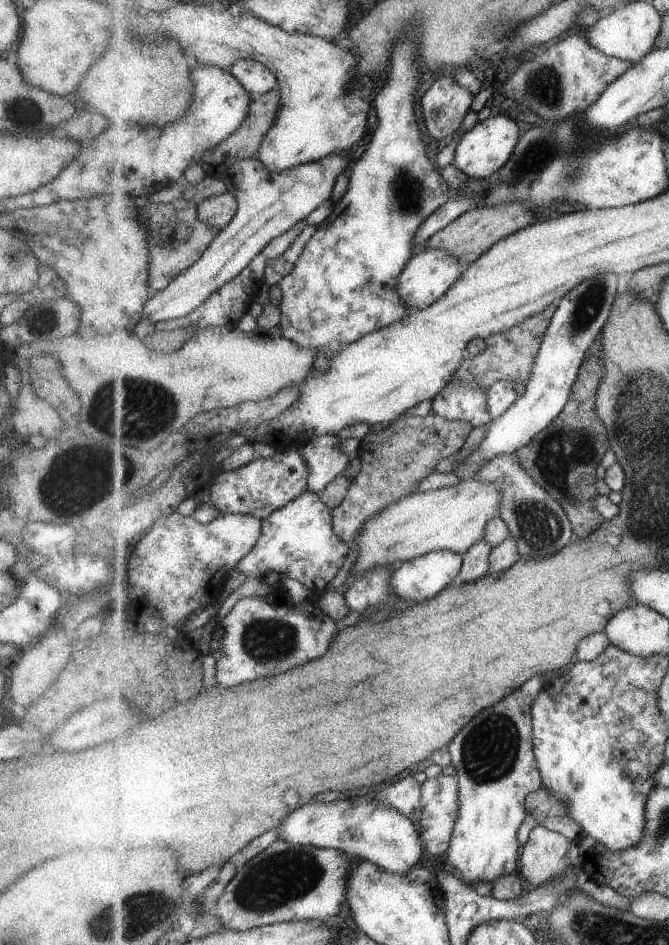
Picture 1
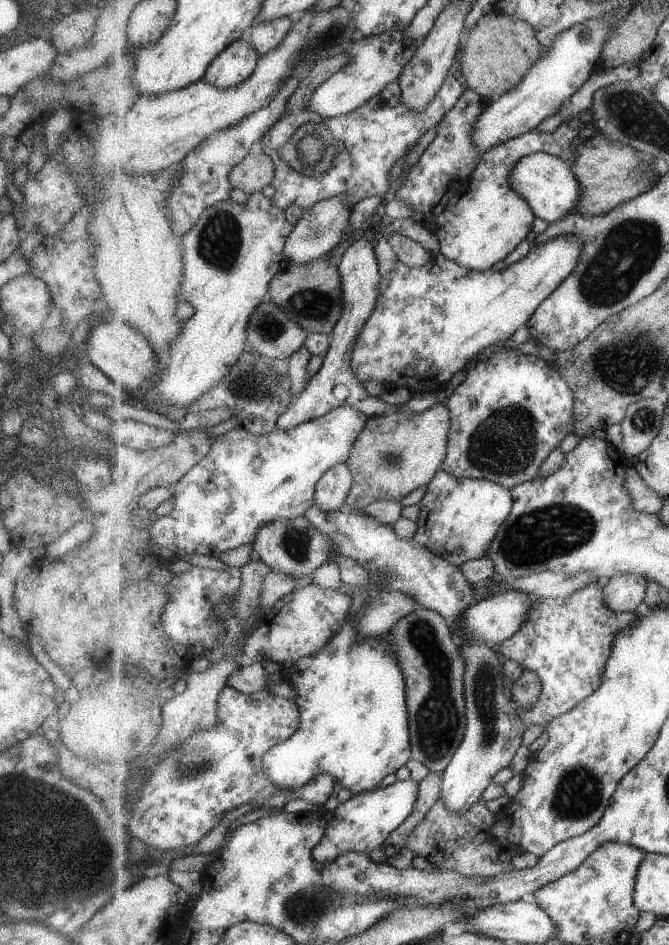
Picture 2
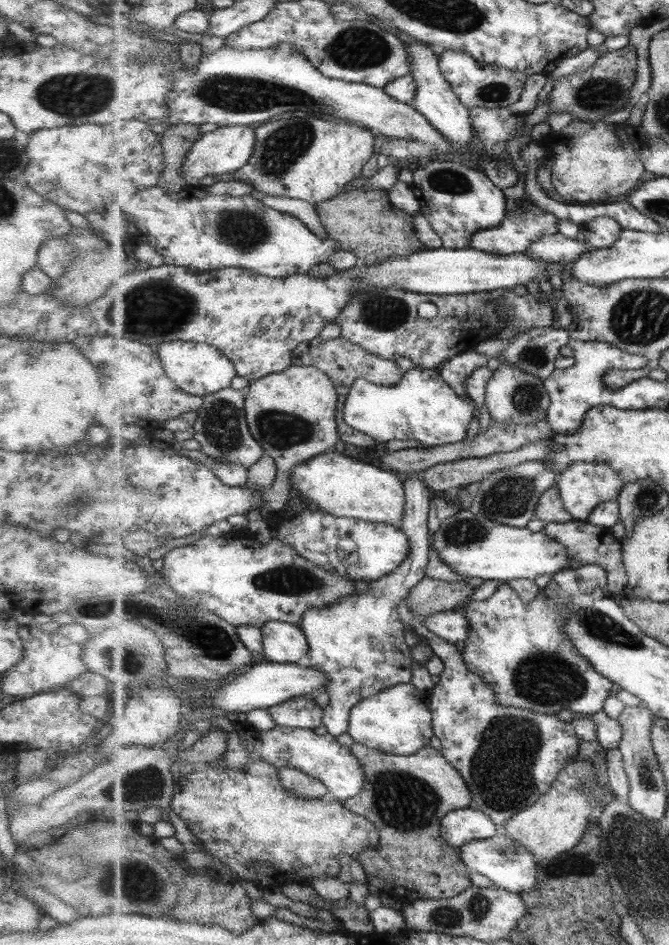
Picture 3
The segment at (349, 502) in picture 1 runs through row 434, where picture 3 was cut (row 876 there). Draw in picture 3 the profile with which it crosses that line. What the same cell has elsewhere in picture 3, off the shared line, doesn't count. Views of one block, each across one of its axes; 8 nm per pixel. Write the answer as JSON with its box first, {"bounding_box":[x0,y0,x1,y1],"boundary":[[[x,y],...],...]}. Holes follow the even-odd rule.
{"bounding_box":[343,742,475,902],"boundary":[[[355,742],[350,749],[362,762],[366,784],[358,797],[343,801],[343,806],[374,822],[382,840],[380,849],[359,857],[367,877],[383,879],[394,897],[407,894],[411,902],[417,898],[453,898],[471,888],[471,870],[458,850],[441,843],[443,818],[452,811],[475,805],[466,778],[441,750],[431,746],[409,756],[385,753]]]}

